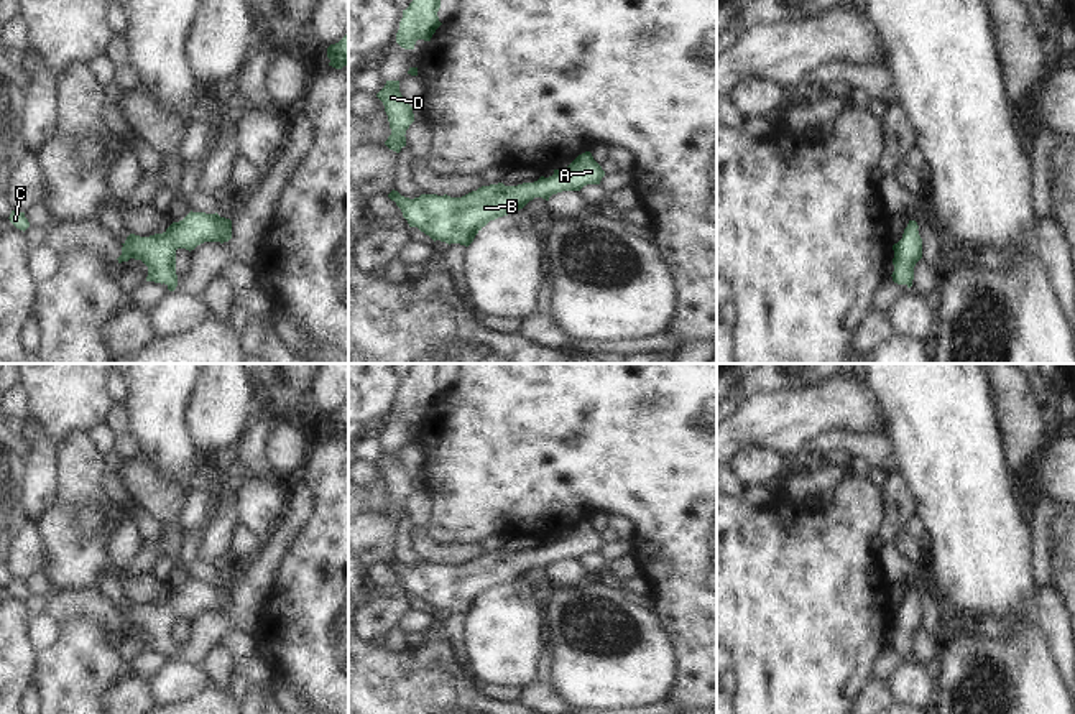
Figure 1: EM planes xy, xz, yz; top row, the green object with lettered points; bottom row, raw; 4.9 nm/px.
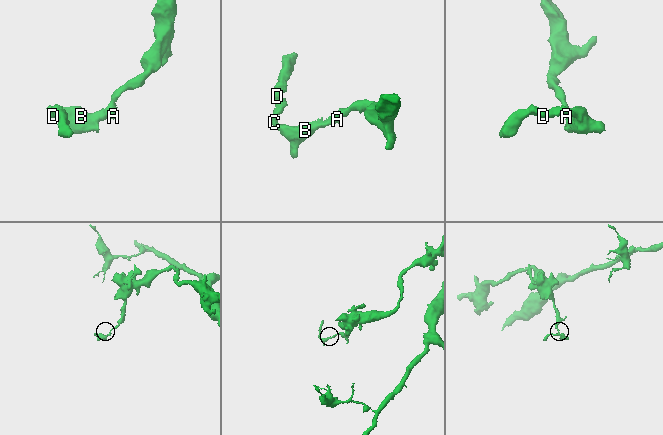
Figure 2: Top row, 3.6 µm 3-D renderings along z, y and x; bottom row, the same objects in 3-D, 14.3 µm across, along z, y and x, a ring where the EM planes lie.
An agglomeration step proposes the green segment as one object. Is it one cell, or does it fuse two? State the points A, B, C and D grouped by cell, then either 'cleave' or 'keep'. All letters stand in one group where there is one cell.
A B C D | keep

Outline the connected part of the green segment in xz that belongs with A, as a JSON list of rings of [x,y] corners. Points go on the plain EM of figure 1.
[[[585,520],[567,536],[554,538],[552,545],[541,545],[534,551],[482,554],[462,566],[421,563],[409,568],[393,558],[388,566],[401,577],[409,596],[418,596],[434,610],[468,615],[490,589],[523,577],[534,566],[549,569],[552,563],[562,559],[580,559],[587,553],[600,553],[603,545],[602,535],[590,520]]]

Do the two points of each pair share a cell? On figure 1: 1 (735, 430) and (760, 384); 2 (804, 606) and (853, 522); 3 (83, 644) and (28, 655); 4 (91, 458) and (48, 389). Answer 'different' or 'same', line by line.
1: different
2: same
3: different
4: different

